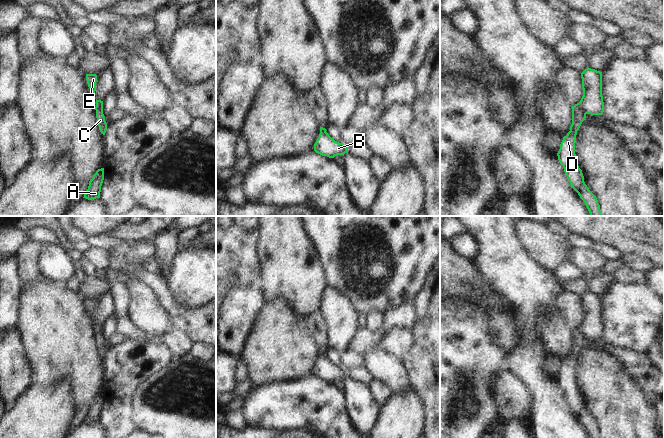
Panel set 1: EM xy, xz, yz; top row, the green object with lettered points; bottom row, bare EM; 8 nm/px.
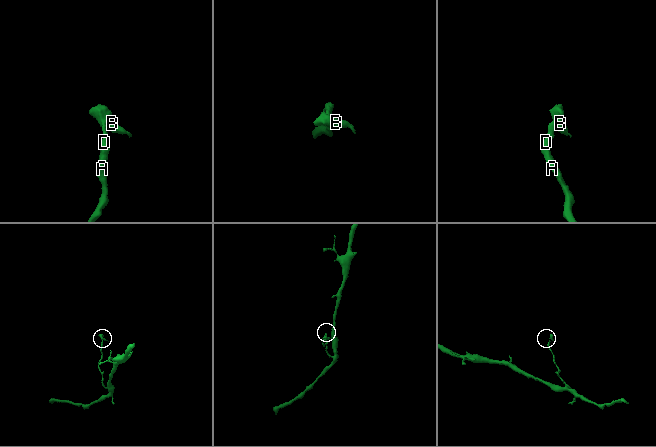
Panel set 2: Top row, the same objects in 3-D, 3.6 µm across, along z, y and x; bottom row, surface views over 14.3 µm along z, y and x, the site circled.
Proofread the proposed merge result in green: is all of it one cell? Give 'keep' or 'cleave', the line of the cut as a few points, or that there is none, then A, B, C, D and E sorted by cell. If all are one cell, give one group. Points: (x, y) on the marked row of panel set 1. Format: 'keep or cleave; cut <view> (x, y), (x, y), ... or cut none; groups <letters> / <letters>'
keep; cut none; groups A B C D E

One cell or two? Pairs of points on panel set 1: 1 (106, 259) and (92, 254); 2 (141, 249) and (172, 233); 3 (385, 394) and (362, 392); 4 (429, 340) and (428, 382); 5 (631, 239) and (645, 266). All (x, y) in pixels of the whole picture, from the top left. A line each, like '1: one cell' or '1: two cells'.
1: one cell
2: two cells
3: two cells
4: one cell
5: two cells

